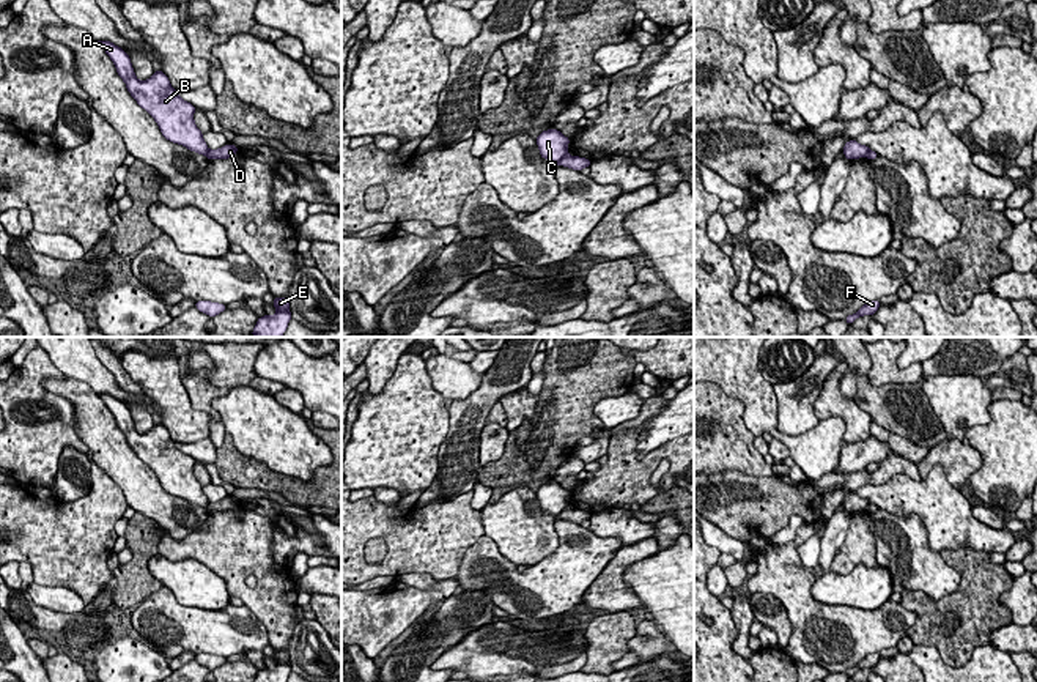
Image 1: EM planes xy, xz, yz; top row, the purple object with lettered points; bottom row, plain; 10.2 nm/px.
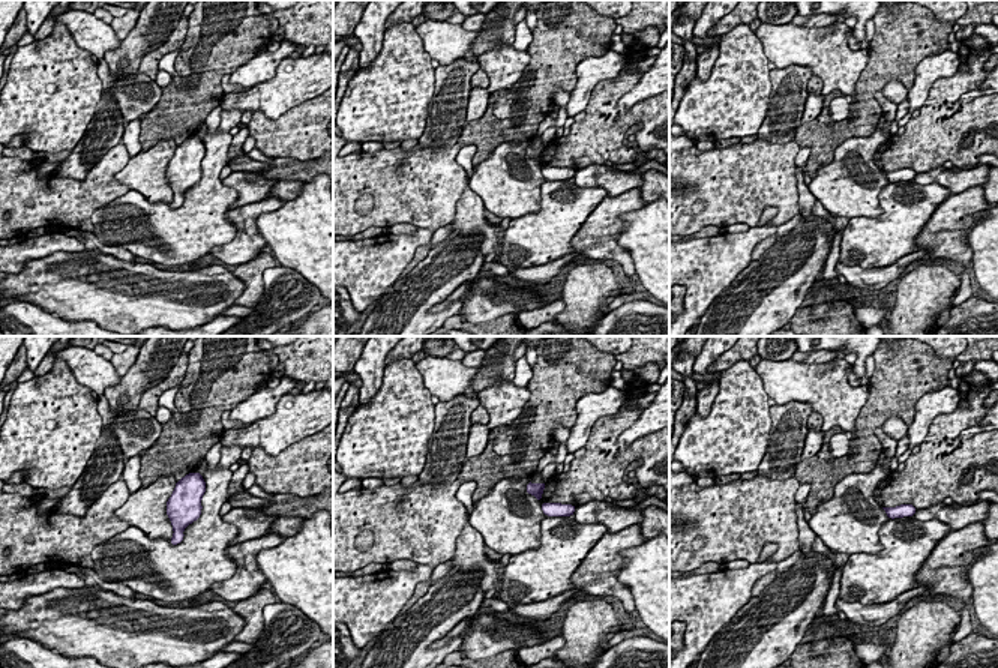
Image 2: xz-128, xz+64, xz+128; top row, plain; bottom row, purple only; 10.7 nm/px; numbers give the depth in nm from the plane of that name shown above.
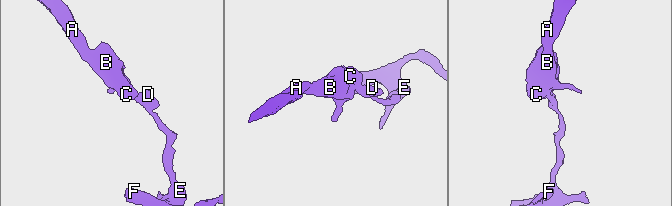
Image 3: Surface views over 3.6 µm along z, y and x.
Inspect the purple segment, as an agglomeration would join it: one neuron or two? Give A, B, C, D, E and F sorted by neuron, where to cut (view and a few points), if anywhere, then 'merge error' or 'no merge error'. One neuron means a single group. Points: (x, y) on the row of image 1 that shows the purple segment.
A B C / D E F | xz (567, 155), (556, 164) | merge error

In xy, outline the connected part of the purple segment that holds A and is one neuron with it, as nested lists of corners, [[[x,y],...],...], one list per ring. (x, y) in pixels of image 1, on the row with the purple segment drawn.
[[[98,41],[113,61],[127,91],[157,123],[162,135],[190,151],[208,156],[208,145],[194,121],[195,106],[184,101],[172,87],[167,74],[156,69],[148,80],[138,80],[129,55],[110,41]]]

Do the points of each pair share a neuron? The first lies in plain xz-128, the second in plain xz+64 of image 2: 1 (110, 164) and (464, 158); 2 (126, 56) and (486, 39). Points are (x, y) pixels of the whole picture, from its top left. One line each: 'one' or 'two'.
1: two
2: one

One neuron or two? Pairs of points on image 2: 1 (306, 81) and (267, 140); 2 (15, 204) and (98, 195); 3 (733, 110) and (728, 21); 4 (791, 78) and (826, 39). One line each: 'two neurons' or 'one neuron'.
1: two neurons
2: one neuron
3: two neurons
4: two neurons

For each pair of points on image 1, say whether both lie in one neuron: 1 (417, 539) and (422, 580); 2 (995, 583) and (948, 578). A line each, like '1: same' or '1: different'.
1: different
2: different

